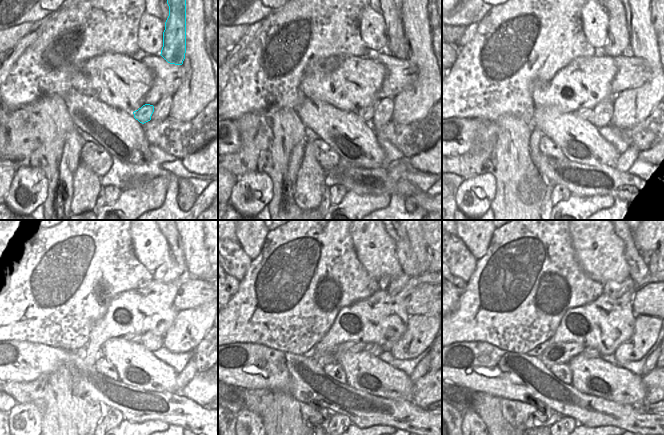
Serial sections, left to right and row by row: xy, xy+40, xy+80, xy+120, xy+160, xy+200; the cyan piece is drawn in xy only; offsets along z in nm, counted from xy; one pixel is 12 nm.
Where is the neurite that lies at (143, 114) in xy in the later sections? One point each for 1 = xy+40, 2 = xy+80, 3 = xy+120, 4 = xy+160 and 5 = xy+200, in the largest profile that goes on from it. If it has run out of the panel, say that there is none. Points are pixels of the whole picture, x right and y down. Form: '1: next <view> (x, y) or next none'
1: next xy+40 (366, 114)
2: next xy+80 (586, 113)
3: next xy+120 (131, 337)
4: next xy+160 (331, 354)
5: next xy+200 (559, 353)

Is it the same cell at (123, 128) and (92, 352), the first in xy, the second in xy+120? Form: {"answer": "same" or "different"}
{"answer": "different"}

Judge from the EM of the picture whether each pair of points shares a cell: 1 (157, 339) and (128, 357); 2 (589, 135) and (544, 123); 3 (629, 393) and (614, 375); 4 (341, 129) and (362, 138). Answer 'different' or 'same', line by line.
1: different
2: same
3: same
4: same

